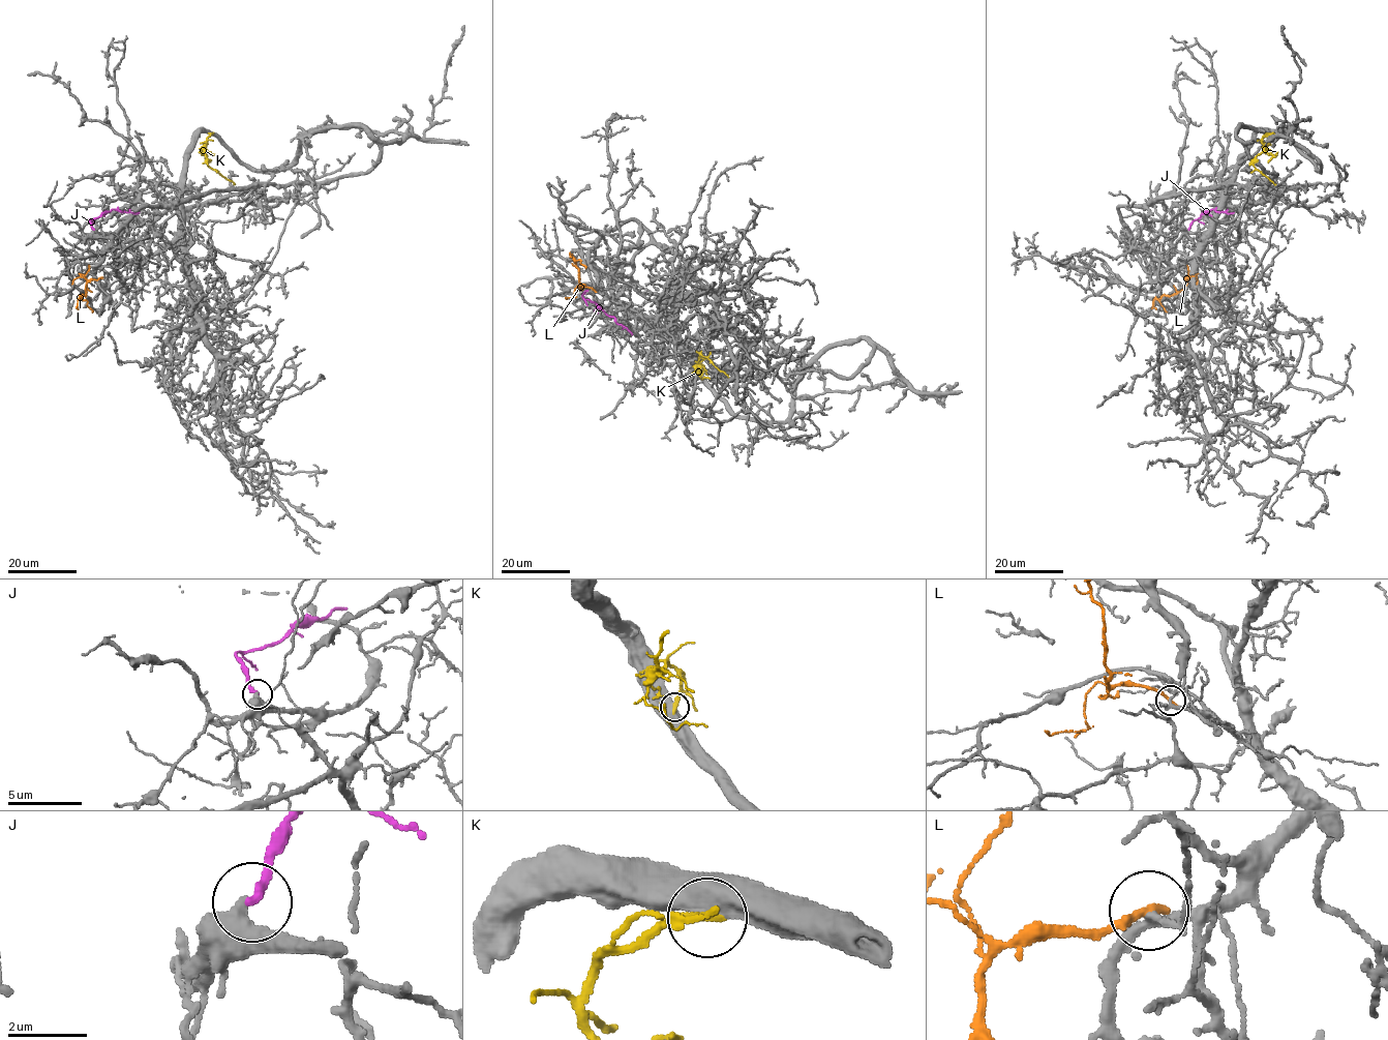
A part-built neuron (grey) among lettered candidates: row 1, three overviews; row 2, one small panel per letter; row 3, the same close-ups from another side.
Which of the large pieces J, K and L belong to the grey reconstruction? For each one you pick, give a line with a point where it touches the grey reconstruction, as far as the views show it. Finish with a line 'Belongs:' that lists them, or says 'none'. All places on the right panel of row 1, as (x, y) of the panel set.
Belongs: none

